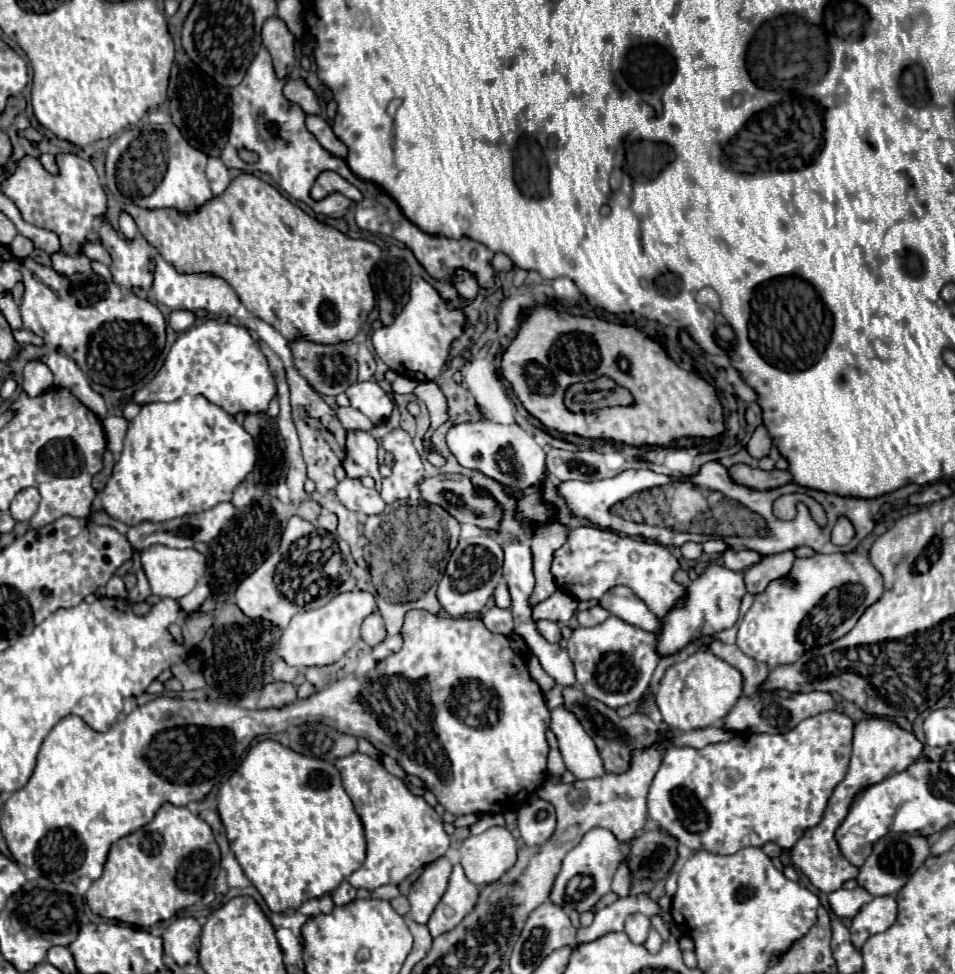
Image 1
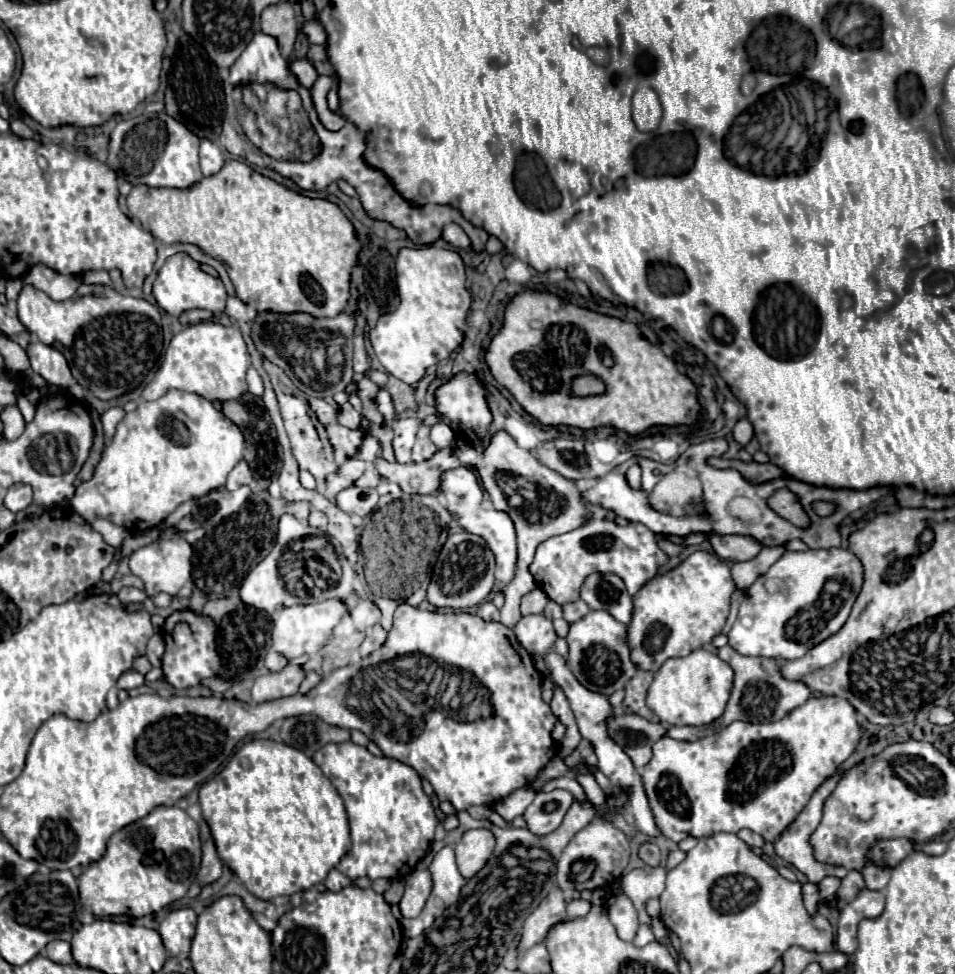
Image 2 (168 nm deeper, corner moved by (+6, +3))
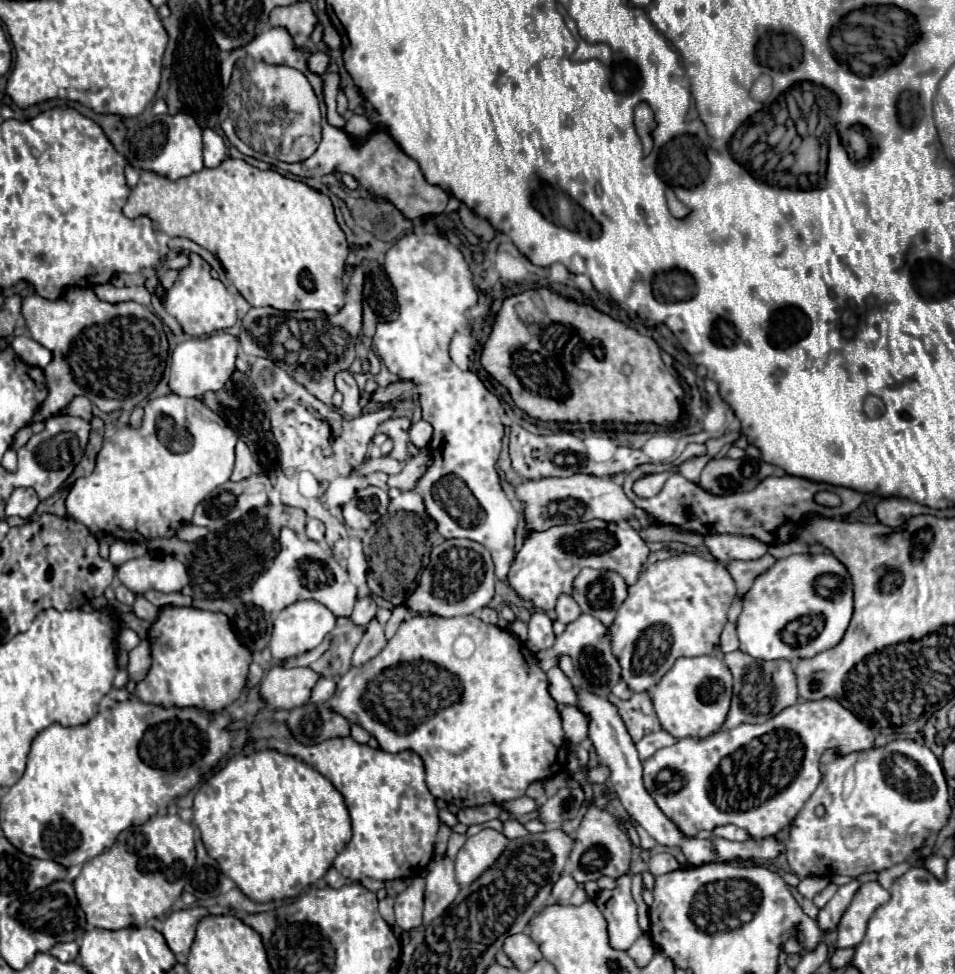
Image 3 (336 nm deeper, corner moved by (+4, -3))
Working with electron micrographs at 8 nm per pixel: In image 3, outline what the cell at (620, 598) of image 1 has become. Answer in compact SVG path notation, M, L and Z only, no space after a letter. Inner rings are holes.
M584 568L574 580L572 598L584 614L596 616L602 624L612 624L620 604L628 596L628 586L618 572Z

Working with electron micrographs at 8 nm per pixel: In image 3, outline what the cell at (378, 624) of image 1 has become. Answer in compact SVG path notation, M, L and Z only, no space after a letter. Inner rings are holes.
M364 596L356 600L350 620L358 626L366 626L374 616L376 616L376 602L370 596Z

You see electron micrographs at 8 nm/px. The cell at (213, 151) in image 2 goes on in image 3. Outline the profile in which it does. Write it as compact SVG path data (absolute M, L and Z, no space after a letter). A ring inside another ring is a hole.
M204 130L204 166L216 168L226 158L226 144L216 130Z

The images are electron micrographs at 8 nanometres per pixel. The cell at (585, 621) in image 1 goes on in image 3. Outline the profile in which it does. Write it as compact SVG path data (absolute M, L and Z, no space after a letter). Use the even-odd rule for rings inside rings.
M558 596L556 614L558 614L558 620L560 620L562 624L570 624L570 622L576 620L582 612L580 612L580 606L574 602L572 596Z

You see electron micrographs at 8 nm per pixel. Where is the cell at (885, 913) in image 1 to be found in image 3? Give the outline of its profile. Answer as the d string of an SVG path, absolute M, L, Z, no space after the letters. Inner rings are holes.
M878 882L862 884L838 924L838 948L858 946L866 934L866 926L872 912L888 900L890 892L884 890Z

